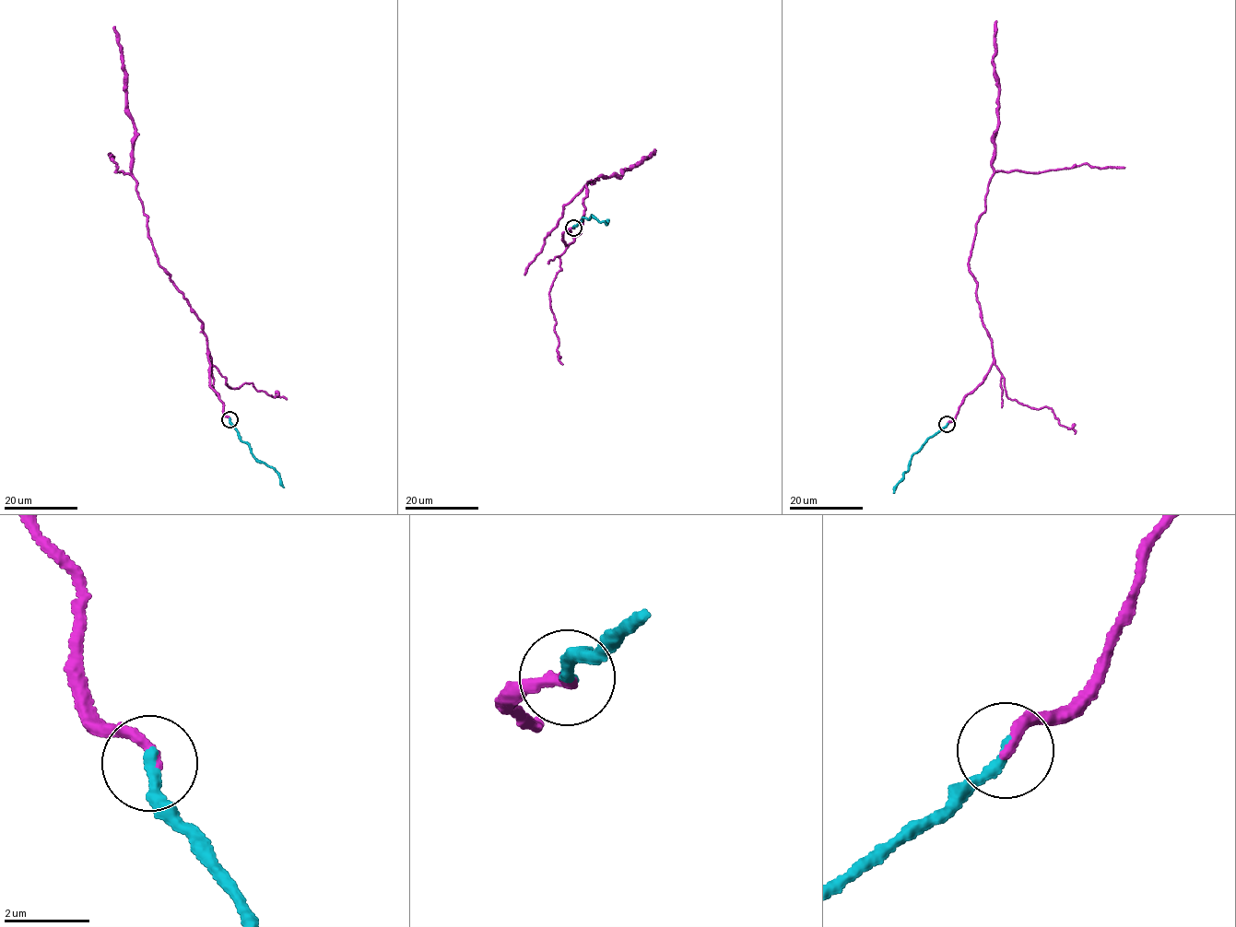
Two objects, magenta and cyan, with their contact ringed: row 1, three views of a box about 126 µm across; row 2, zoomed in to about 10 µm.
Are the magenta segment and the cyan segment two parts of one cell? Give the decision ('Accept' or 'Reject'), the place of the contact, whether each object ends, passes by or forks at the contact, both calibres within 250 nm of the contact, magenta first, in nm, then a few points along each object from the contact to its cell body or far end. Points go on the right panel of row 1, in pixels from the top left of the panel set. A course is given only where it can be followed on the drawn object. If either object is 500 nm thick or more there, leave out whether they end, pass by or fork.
Accept. Place: (947, 424). At the ring magenta ends. At the ring cyan ends. Thickness 280 nm (magenta) against 260 nm. Course of magenta: (947, 424), (993, 361), (968, 263), (993, 173), (998, 101), (993, 62), (995, 21). Course of cyan: (947, 424), (912, 455), (894, 493)

